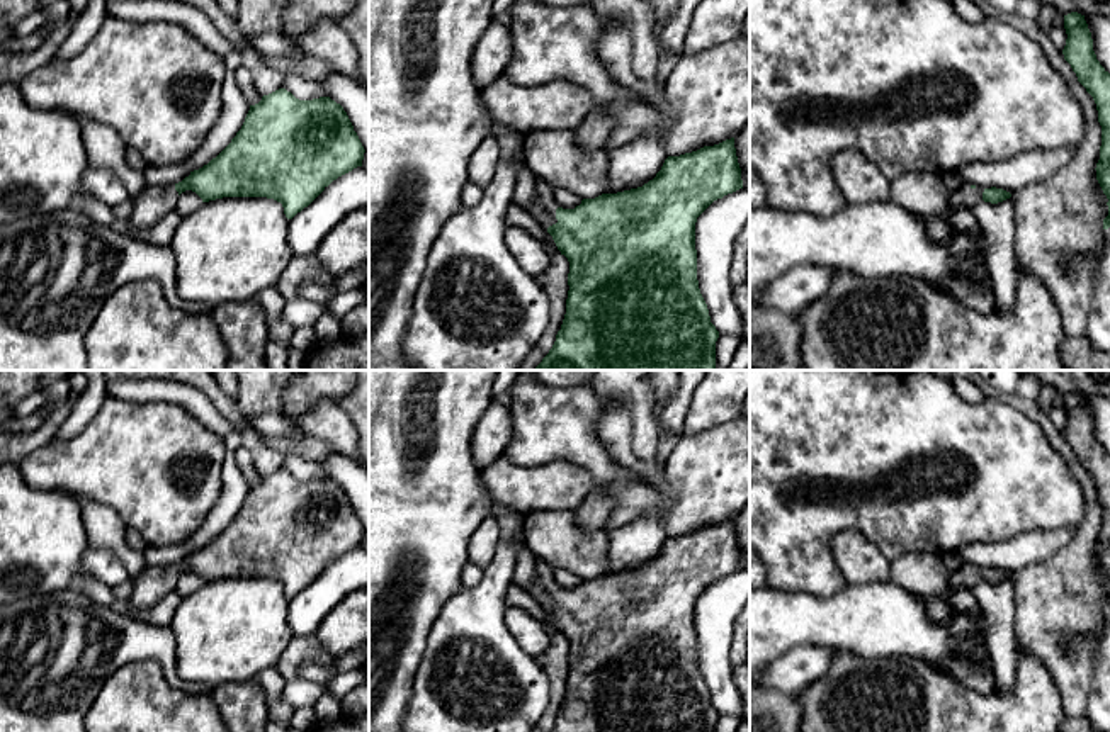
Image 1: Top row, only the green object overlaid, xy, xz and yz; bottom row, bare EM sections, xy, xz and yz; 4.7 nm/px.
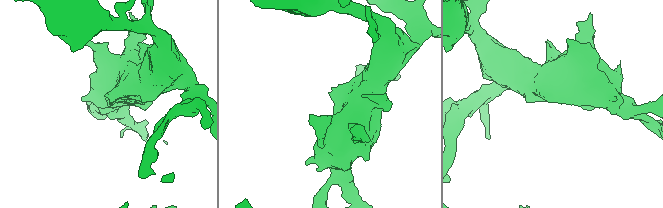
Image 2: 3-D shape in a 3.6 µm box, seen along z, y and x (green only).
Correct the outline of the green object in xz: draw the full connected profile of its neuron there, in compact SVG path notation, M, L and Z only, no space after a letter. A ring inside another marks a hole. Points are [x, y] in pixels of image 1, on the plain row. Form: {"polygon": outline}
{"polygon": "M734 518L680 537L668 537L656 557L643 567L617 574L602 574L595 579L583 579L575 589L563 589L554 577L554 569L544 560L537 559L537 577L529 588L525 588L525 591L530 593L552 617L558 630L569 642L566 695L549 732L716 732L719 712L711 703L709 690L700 674L697 661L695 603L714 581L722 579L724 576L739 569L743 569L743 560Z"}

